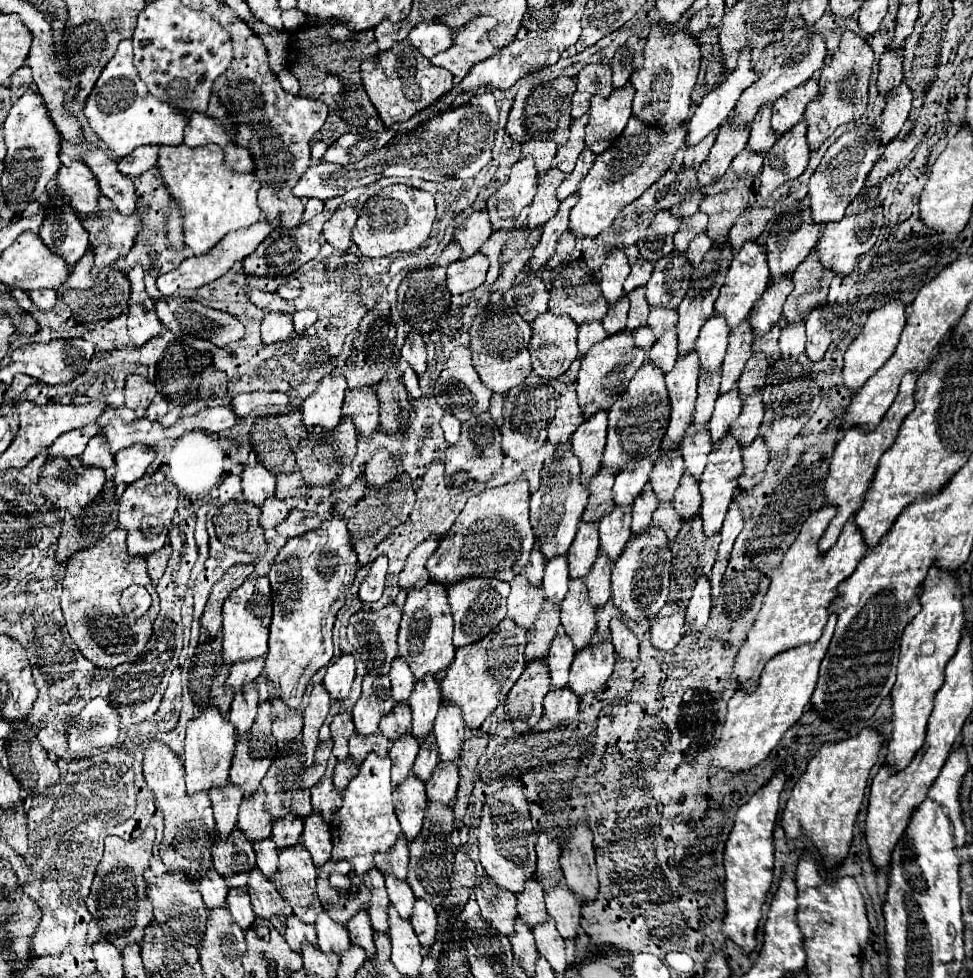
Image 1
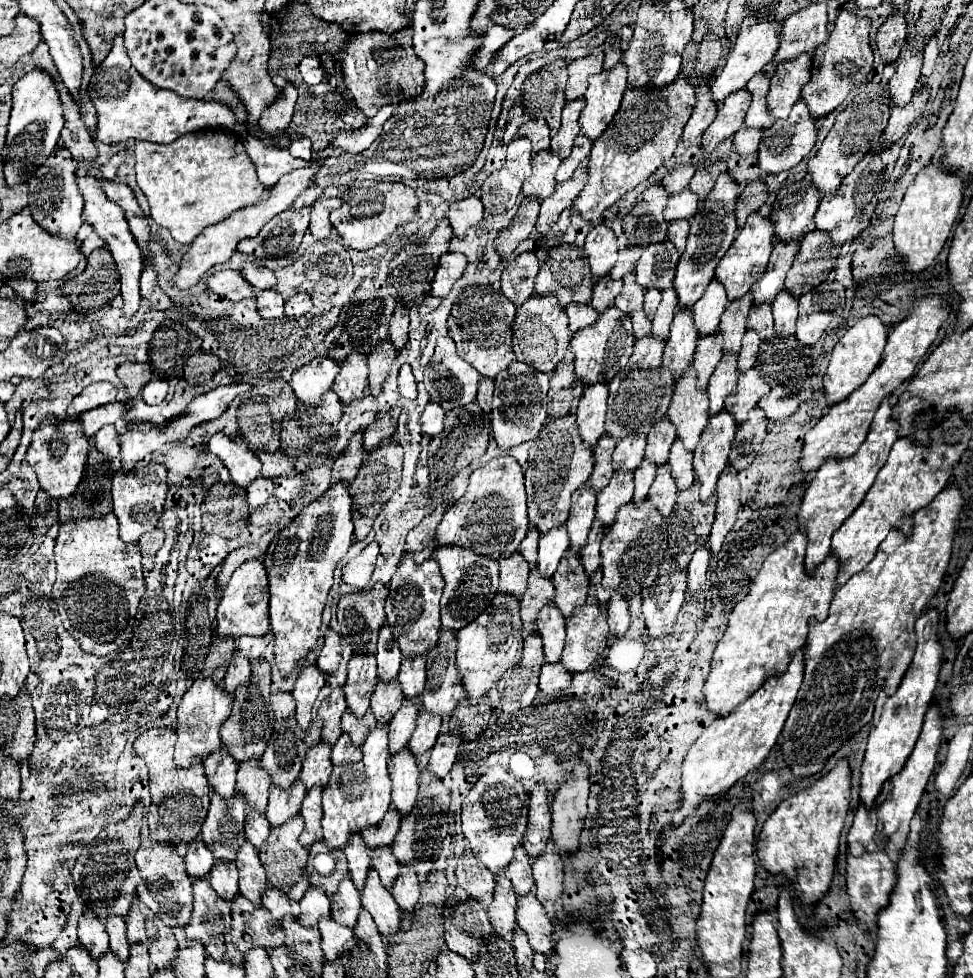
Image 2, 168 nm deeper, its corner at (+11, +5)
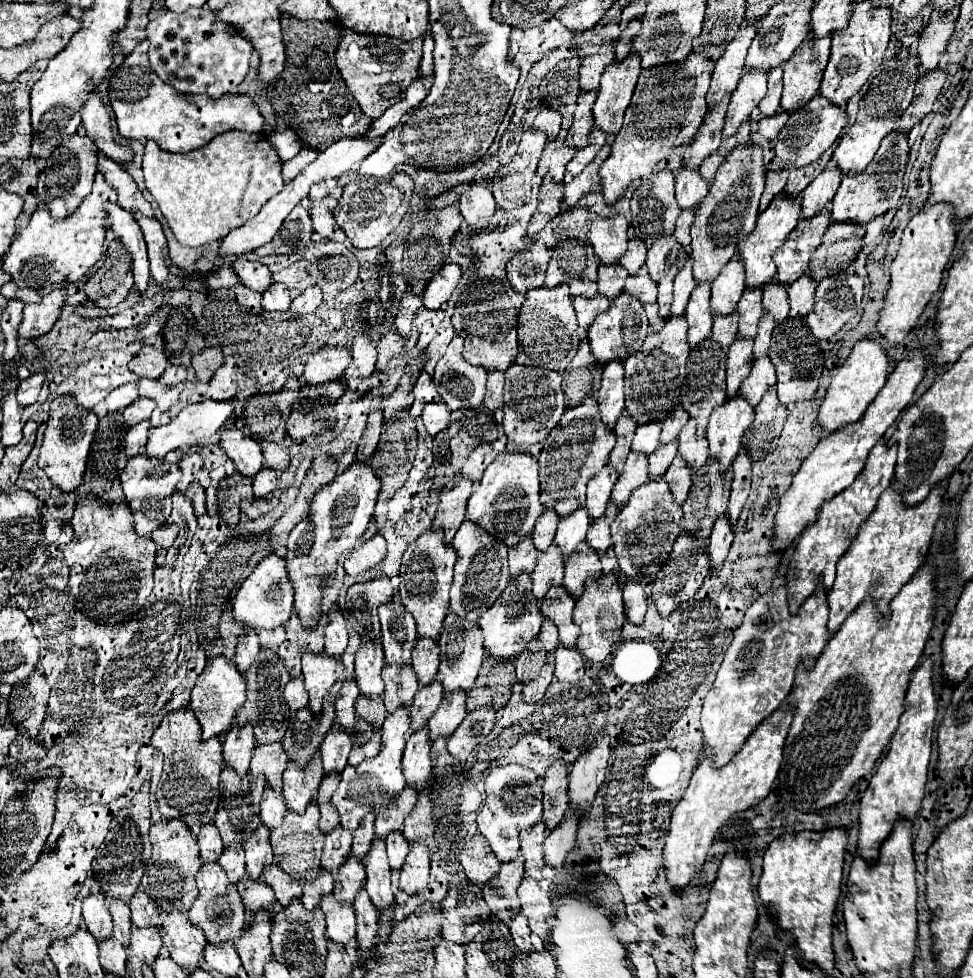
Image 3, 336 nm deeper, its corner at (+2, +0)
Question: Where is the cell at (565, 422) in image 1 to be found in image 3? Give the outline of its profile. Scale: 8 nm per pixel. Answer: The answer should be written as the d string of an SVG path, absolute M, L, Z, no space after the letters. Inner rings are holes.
M581 336L577 354L569 362L569 366L561 372L561 376L563 376L561 392L565 394L565 406L567 408L577 406L589 396L597 398L597 390L601 384L601 372L603 372L603 368L593 358L587 338Z

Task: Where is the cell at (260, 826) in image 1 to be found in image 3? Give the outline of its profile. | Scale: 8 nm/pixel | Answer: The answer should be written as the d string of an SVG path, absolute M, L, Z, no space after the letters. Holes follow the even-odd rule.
M281 742L257 746L251 758L251 774L263 774L267 786L275 792L281 792L281 776L287 768L287 756L283 752Z

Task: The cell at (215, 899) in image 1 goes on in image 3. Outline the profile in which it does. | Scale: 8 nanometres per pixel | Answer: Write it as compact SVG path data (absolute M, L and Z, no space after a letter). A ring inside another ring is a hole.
M213 822L201 826L197 842L201 848L201 860L203 862L217 862L217 858L223 852L223 844L221 844L221 836L217 834L217 828L213 826Z

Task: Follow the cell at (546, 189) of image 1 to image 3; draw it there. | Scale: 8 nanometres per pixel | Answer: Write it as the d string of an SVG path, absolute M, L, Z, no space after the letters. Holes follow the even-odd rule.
M549 142L545 146L545 152L541 156L537 174L541 176L551 176L553 182L563 182L563 174L565 174L565 166L569 164L569 160L573 158L573 152L567 152L567 146L559 146L555 142Z

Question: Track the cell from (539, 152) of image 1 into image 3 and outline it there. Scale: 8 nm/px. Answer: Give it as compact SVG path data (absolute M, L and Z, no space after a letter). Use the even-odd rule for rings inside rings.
M545 108L540 110L536 116L533 128L535 130L541 130L545 132L549 141L553 141L557 138L561 130L562 116L559 112Z

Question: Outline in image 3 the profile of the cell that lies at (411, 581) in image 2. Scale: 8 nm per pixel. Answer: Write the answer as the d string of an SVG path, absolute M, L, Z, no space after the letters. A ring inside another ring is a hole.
M427 530L417 538L403 554L403 566L399 572L401 584L399 584L399 602L413 614L417 622L417 636L419 638L433 638L437 640L437 634L441 632L443 620L449 612L449 588L453 582L453 564L457 560L457 554L451 546L445 544L441 530Z

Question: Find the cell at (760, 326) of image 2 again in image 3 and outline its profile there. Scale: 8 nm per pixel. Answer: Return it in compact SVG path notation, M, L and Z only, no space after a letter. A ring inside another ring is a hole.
M767 282L763 286L763 310L773 314L775 322L787 318L789 302L787 302L787 288L777 282Z

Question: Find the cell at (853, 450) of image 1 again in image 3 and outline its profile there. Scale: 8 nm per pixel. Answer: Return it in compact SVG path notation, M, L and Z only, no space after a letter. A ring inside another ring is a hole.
M881 438L877 442L877 446L873 446L873 450L869 452L867 464L861 470L861 474L855 478L855 482L847 490L825 500L823 506L819 508L817 520L801 532L801 538L799 538L799 544L797 544L797 550L793 556L793 564L787 574L787 586L789 586L787 600L789 600L791 614L797 612L797 608L813 594L813 590L817 586L825 586L825 590L831 590L833 580L835 580L837 560L845 554L845 550L849 548L851 540L857 534L857 528L873 512L877 498L889 486L889 482L895 474L895 454L897 454L897 448L887 446L885 438Z

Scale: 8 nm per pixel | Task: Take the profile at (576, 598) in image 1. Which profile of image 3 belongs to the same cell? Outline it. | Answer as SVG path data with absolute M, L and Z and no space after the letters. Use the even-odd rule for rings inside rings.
M583 542L581 546L577 546L577 550L567 558L565 564L565 578L563 578L563 586L565 590L571 594L571 598L579 600L585 588L585 582L589 578L599 578L601 576L601 562L599 556L595 554L595 550Z

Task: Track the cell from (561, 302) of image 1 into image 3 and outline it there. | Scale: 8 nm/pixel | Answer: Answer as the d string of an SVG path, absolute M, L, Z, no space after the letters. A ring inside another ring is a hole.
M567 236L561 242L557 240L557 246L551 250L551 260L549 260L549 268L547 268L545 286L555 288L557 284L567 284L569 290L571 290L571 298L575 298L575 296L593 298L597 294L597 268L599 268L599 258L593 254L593 248L589 246L589 240L583 238L583 236L579 236L577 240Z

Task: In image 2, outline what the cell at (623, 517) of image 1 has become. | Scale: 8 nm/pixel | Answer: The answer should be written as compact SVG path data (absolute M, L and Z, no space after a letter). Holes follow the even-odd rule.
M616 469L610 483L598 491L598 503L596 503L596 519L604 523L612 523L616 517L616 511L632 501L634 495L634 473L628 469Z

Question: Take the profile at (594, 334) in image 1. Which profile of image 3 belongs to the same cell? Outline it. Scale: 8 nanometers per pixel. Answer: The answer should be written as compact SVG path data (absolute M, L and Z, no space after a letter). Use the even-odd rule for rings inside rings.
M577 296L577 298L573 300L575 312L577 312L577 324L579 324L581 328L589 328L591 322L593 322L599 314L603 314L605 310L609 310L609 304L611 304L611 302L609 302L607 298L601 298L601 296L595 296L595 298L591 298L591 300Z

